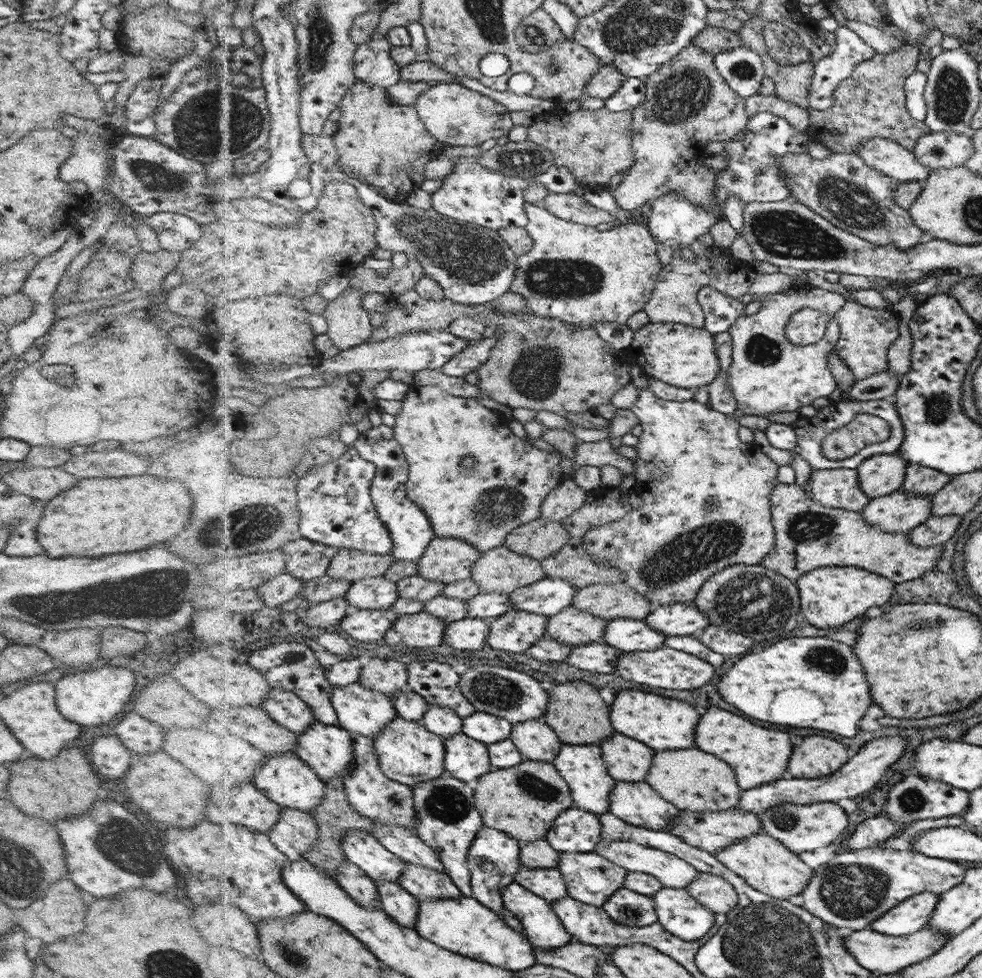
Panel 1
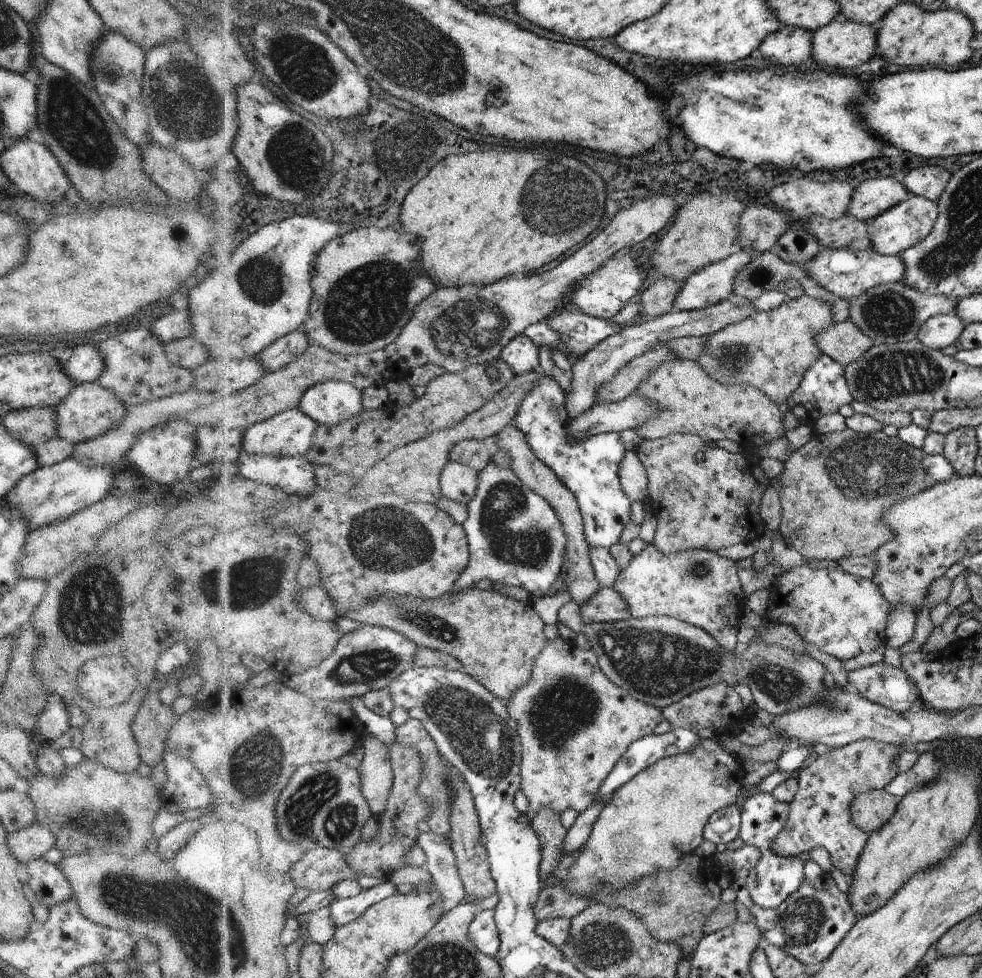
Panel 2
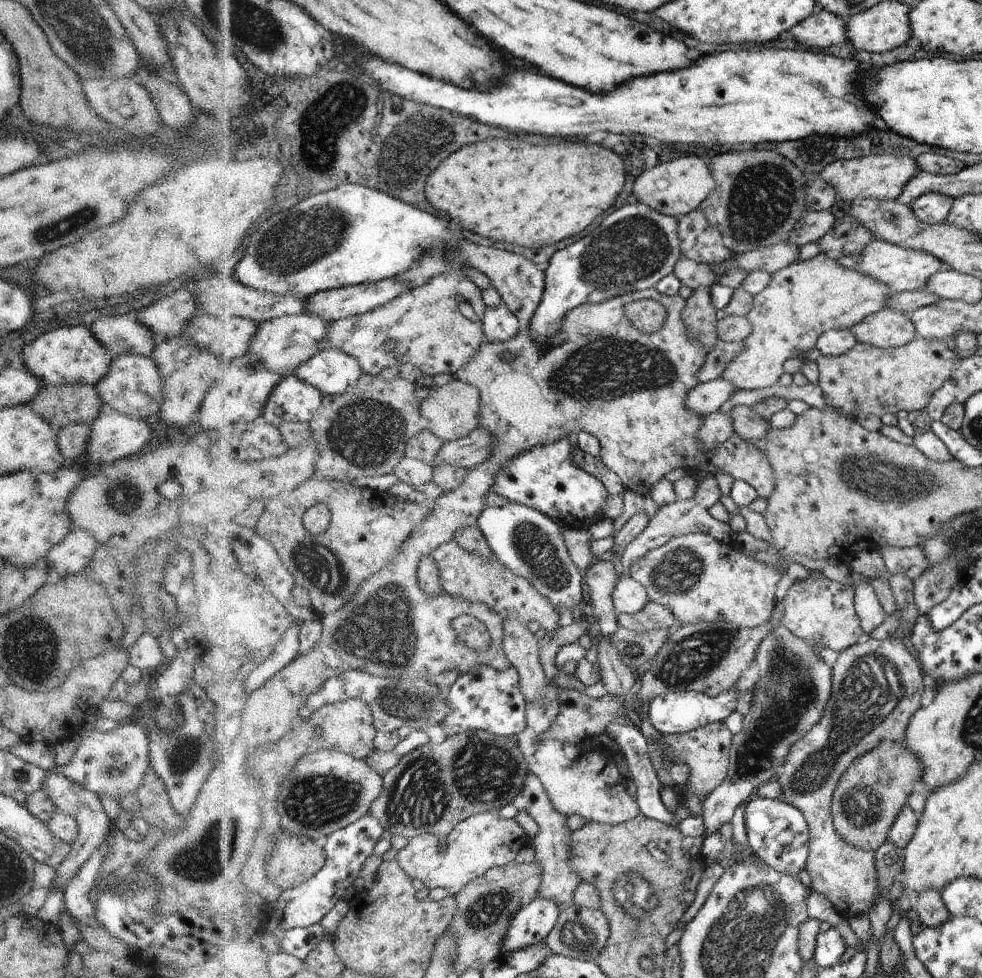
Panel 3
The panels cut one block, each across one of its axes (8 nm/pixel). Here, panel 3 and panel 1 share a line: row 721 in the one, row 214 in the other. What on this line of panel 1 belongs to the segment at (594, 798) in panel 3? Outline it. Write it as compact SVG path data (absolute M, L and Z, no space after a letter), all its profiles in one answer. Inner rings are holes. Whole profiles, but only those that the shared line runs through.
M524 203L523 210L526 214L524 228L532 238L533 248L517 257L511 291L525 297L529 312L538 317L558 318L570 325L587 327L598 322L617 322L623 325L632 314L643 310L655 290L663 267L656 254L655 238L642 225L642 221L628 218L610 230L598 232L593 226L558 218L541 205Z

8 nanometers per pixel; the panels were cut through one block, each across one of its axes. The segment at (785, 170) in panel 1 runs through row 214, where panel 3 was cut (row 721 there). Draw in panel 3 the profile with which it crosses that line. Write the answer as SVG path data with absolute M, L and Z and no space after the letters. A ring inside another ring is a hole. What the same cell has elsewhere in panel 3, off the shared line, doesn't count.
M902 639L858 640L855 645L840 652L832 670L832 694L822 718L794 743L776 779L783 790L782 798L803 812L809 828L809 855L805 869L811 878L810 892L822 893L842 916L851 918L867 914L882 892L877 879L875 851L855 847L839 835L832 818L831 800L841 776L858 757L869 753L886 739L905 742L905 730L912 716L921 708L920 700L928 682L919 660L912 656Z

